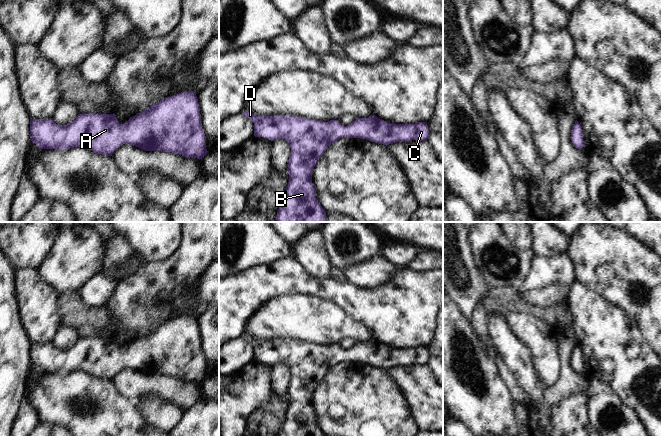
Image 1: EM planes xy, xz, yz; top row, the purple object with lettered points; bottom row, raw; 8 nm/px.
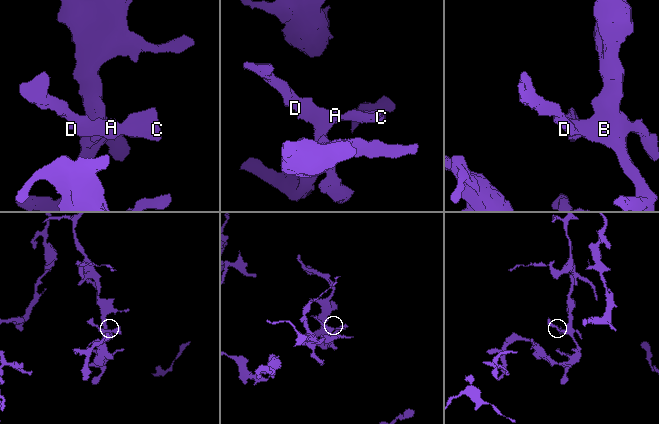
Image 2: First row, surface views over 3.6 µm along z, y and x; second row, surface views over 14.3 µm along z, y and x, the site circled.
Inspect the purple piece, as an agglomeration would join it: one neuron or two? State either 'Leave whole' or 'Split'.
Leave whole

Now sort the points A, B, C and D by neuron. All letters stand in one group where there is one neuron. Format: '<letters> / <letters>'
A B C D

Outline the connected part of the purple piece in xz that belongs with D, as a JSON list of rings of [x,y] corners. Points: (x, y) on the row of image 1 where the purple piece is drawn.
[[[244,111],[243,116],[254,123],[254,136],[274,139],[286,139],[291,148],[288,159],[289,182],[284,198],[276,215],[276,222],[325,222],[326,212],[316,199],[316,190],[312,183],[312,172],[318,159],[326,149],[340,138],[361,138],[371,142],[388,145],[395,142],[409,142],[412,140],[427,140],[429,130],[426,122],[415,124],[393,124],[377,116],[356,118],[347,126],[341,125],[338,120],[324,122],[322,120],[309,120],[294,115],[257,116]]]

